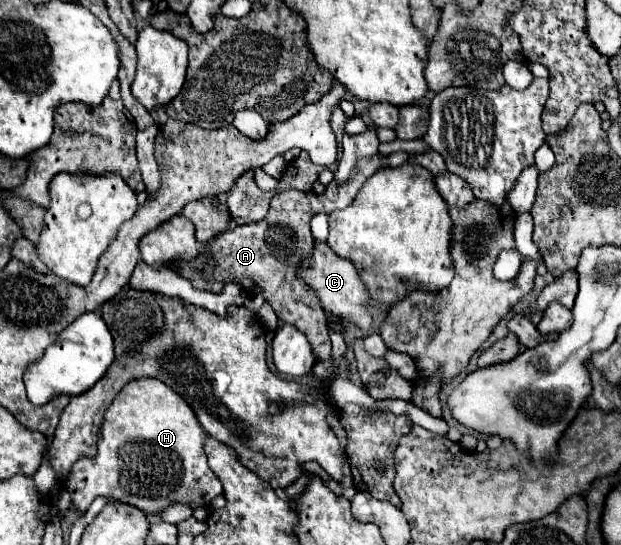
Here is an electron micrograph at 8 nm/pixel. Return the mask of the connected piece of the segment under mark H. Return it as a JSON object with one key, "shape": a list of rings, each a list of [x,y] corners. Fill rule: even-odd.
{"shape":[[[134,378],[114,398],[104,414],[94,458],[78,458],[68,474],[72,504],[86,512],[98,496],[130,502],[146,514],[160,514],[172,504],[188,504],[192,510],[222,492],[204,454],[206,432],[192,408],[172,388],[156,378]]]}

